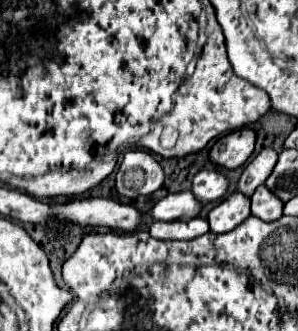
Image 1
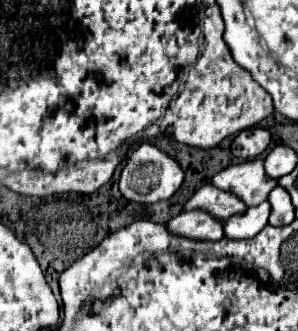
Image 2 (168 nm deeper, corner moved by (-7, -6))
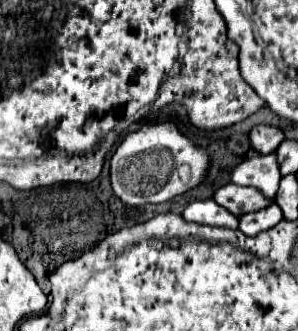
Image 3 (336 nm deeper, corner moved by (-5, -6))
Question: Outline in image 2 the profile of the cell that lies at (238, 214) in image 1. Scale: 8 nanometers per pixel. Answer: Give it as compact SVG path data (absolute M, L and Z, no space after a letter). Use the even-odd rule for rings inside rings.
M264 201L256 207L248 207L240 215L232 215L224 221L224 235L228 239L250 239L268 225L270 203Z

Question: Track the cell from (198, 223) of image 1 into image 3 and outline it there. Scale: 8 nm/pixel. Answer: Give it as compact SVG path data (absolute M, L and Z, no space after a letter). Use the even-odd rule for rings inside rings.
M214 199L190 203L190 205L184 209L182 217L184 217L186 221L194 221L194 223L200 223L200 225L238 229L238 215L232 215L232 213L226 211L222 205L218 205Z

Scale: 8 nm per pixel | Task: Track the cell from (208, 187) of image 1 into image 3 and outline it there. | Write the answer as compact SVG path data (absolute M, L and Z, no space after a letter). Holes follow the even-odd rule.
M276 153L246 159L232 171L232 181L236 185L256 187L270 199L276 195L280 179L282 179L282 175L278 173Z

